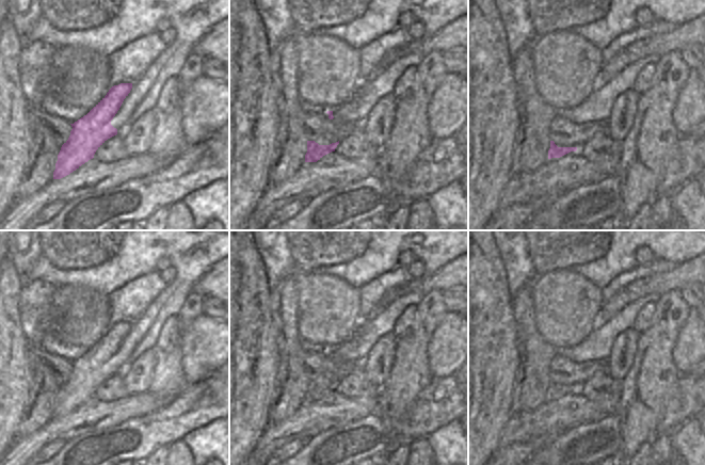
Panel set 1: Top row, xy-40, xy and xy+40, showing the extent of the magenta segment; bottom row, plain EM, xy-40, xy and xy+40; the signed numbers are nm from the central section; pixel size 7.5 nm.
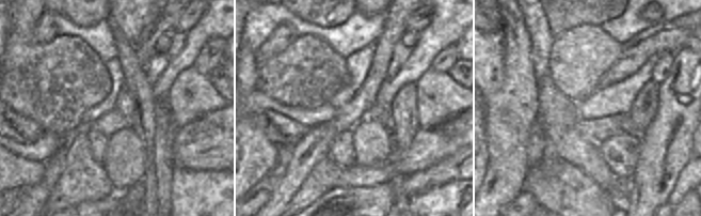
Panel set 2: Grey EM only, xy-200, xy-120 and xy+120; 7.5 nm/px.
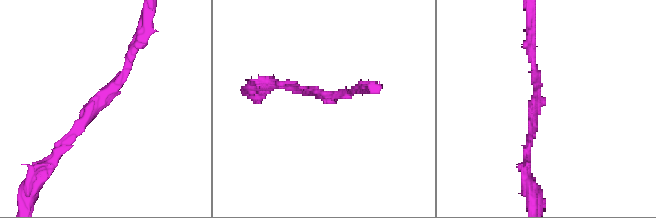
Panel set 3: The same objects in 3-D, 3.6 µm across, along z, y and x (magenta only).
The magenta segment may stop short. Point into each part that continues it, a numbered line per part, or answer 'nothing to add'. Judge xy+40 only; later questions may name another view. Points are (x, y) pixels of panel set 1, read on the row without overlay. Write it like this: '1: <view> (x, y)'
nothing to add.

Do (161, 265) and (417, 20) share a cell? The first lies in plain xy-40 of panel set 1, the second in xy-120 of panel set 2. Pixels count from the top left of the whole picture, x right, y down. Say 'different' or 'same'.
same

